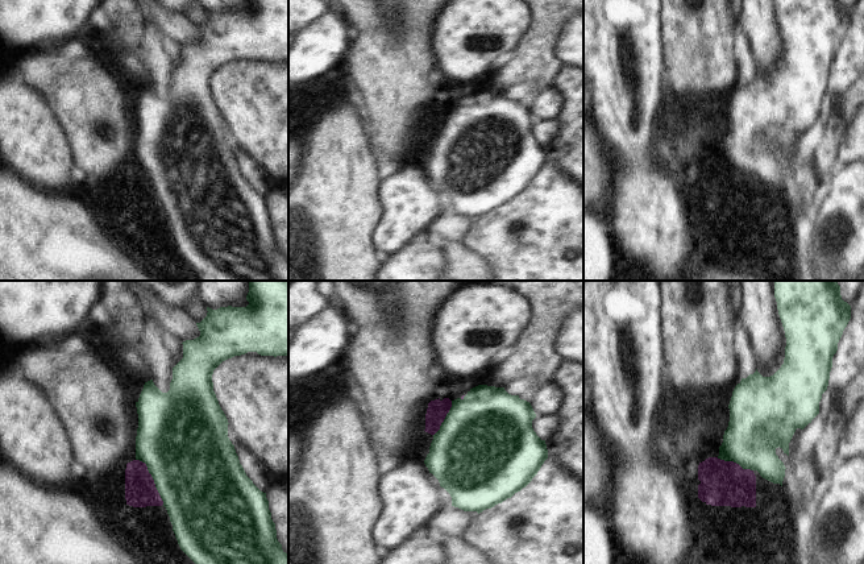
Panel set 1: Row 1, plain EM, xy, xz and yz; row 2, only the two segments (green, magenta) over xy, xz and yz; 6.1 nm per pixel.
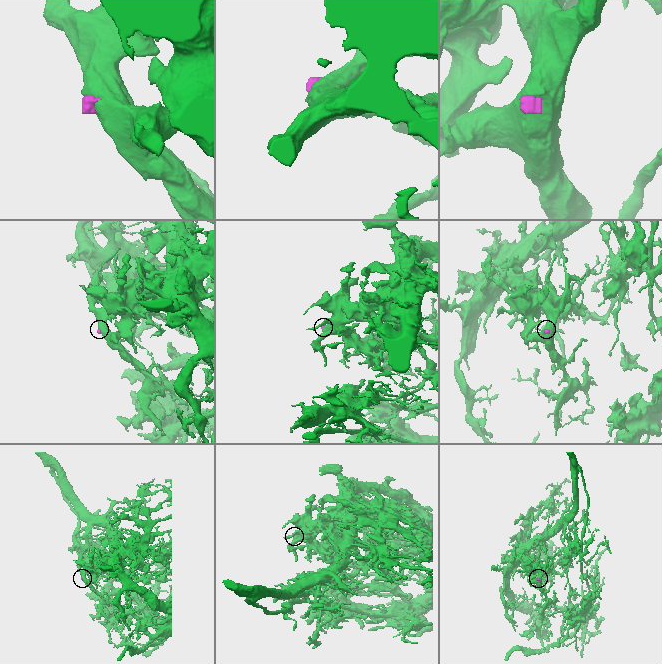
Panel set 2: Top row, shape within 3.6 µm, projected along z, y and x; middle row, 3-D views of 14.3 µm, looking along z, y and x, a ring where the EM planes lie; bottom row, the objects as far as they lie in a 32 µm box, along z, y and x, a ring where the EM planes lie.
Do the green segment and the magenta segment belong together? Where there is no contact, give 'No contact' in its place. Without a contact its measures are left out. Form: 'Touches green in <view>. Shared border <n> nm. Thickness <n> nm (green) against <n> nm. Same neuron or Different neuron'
Touches green in xy. Shared border 320 nm. Thickness 500 nm (green) against 190 nm. Same neuron.

